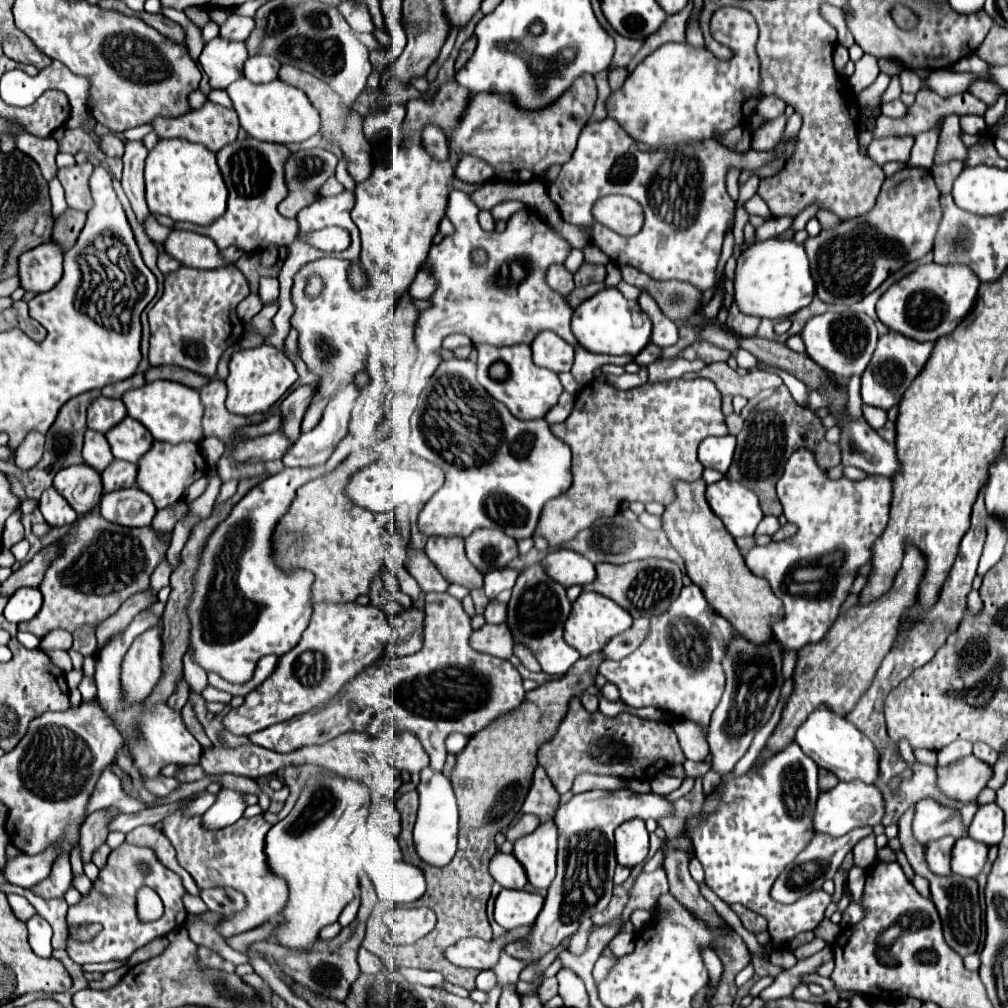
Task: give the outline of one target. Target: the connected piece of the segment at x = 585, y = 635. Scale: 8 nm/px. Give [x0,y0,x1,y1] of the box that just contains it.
[564,592,632,656]

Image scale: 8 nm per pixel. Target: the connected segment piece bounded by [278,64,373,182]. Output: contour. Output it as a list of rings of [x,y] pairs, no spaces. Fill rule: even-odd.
[[[284,64],[280,68],[280,72],[278,72],[278,78],[284,80],[286,84],[292,84],[292,86],[300,88],[308,96],[308,100],[312,102],[312,106],[320,112],[320,118],[322,118],[320,132],[324,134],[324,138],[328,138],[330,142],[336,142],[342,148],[342,154],[344,154],[344,158],[348,162],[348,174],[354,178],[354,182],[366,180],[372,174],[373,166],[372,160],[370,160],[370,142],[366,142],[366,138],[362,134],[362,122],[364,122],[364,118],[356,110],[344,108],[340,96],[326,82],[320,82],[320,78],[316,78],[314,74],[308,74],[304,70],[300,70],[300,68]]]

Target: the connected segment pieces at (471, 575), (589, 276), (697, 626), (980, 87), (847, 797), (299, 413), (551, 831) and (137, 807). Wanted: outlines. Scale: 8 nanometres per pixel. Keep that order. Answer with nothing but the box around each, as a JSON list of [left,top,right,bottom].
[[426,536,482,590],[574,262,606,286],[598,584,734,732],[968,80,1002,106],[814,782,884,838],[280,386,314,442],[514,822,558,888],[88,768,146,812]]

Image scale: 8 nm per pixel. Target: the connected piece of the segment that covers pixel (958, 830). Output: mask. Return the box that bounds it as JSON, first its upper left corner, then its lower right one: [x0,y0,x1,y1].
[912,800,966,844]

